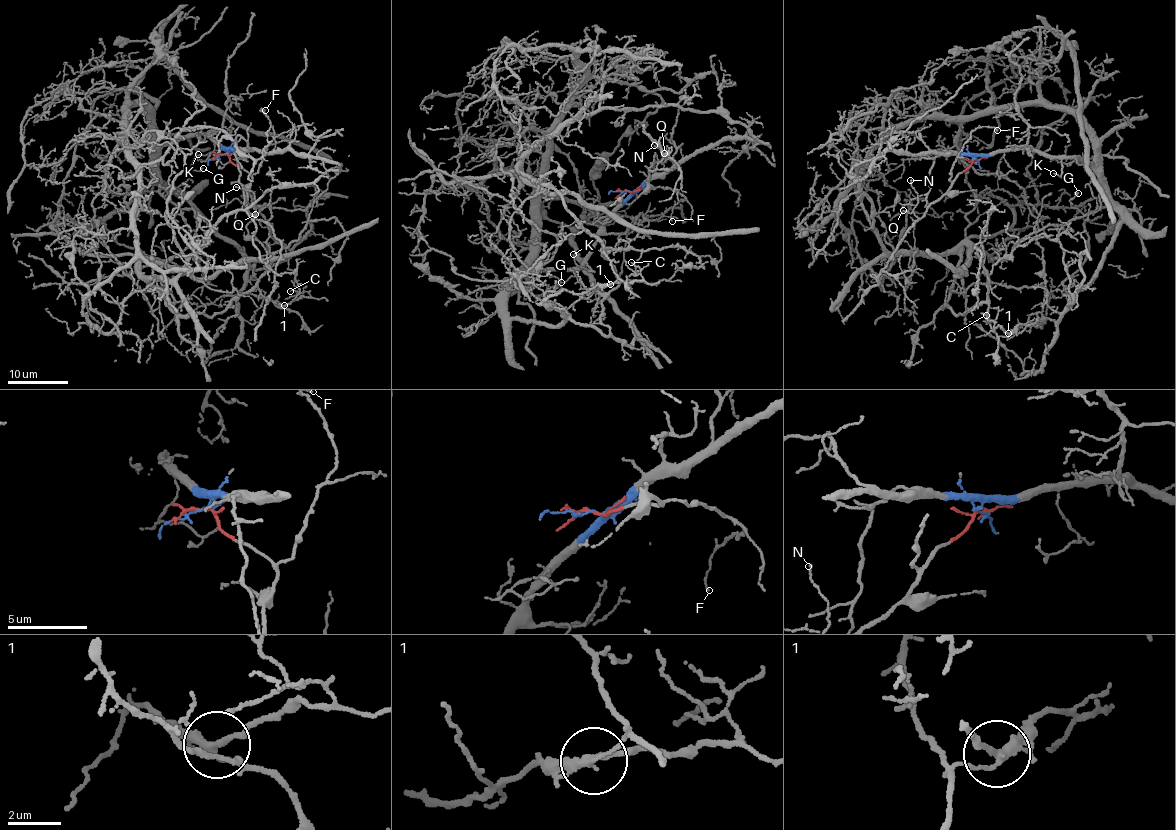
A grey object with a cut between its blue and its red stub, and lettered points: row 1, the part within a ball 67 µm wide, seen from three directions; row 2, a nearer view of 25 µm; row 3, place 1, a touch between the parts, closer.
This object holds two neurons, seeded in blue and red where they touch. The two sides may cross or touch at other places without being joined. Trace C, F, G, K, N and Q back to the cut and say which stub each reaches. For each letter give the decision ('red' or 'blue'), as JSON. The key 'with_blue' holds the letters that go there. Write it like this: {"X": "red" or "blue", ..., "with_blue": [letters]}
{"C": "blue", "F": "red", "G": "blue", "K": "blue", "N": "red", "Q": "red", "with_blue": ["C", "G", "K"]}

